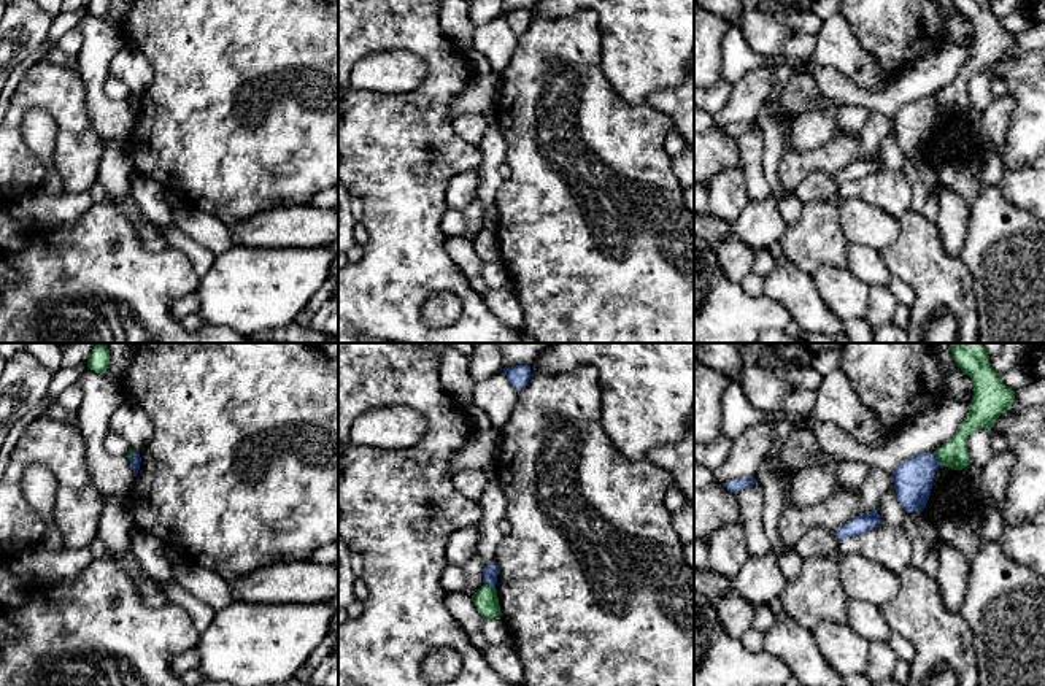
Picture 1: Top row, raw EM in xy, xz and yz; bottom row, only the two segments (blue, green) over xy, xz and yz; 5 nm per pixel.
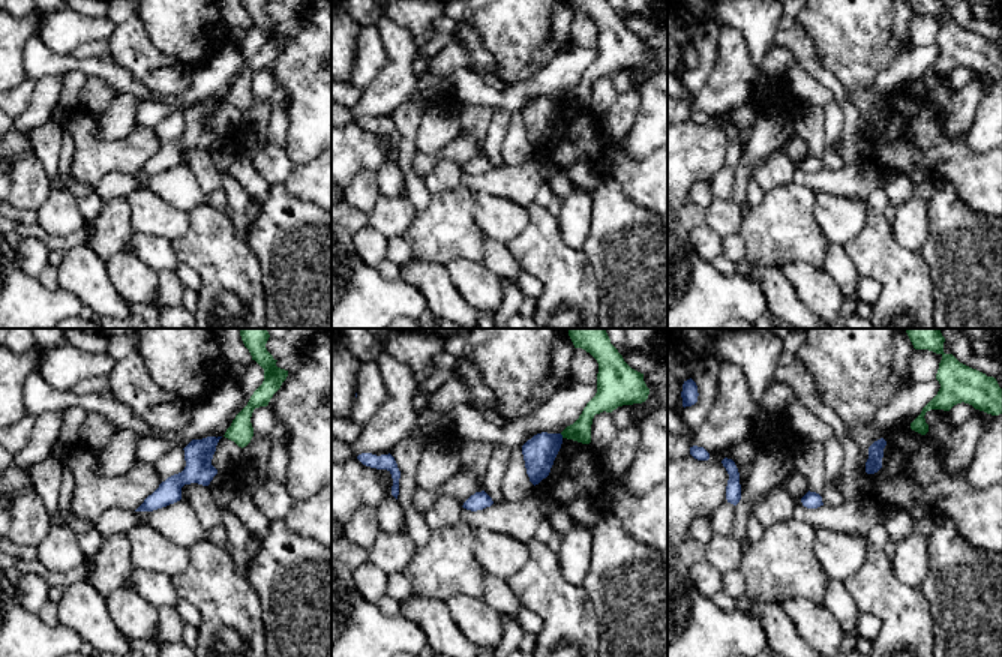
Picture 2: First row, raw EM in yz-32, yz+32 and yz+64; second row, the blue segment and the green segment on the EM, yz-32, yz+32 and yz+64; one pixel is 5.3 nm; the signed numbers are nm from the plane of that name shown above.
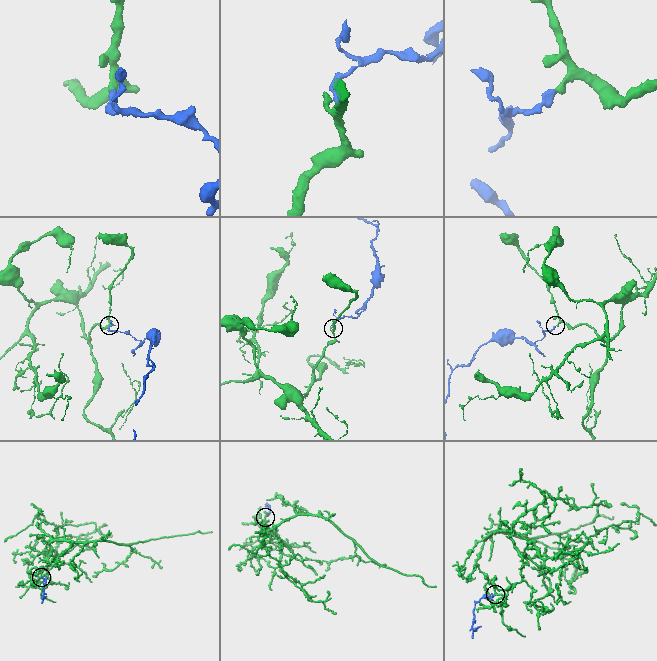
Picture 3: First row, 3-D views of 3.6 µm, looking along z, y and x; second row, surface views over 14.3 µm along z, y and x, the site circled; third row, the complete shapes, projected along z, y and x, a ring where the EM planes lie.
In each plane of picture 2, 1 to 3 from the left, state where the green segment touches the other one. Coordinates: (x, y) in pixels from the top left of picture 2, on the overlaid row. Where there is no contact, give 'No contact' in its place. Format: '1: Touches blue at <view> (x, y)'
1: No contact
2: Touches blue at yz+32 (561, 435)
3: No contact

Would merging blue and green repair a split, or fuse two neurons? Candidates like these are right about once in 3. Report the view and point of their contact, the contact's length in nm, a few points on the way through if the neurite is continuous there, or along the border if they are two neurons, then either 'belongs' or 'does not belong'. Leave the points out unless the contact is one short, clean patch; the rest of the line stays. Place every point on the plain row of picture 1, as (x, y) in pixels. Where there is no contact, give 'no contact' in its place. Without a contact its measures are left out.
contact yz (936, 102); length 80 nm; border yz (934, 96), (940, 108); does not belong

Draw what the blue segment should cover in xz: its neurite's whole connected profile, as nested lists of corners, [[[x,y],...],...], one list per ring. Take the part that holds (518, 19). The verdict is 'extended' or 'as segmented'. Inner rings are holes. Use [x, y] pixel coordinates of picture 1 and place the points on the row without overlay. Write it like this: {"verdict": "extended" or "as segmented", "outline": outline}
{"verdict": "as segmented", "outline": [[[511,10],[503,13],[510,29],[521,35],[530,24],[530,10]]]}

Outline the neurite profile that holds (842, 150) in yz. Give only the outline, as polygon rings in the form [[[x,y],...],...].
[[[789,118],[783,125],[783,157],[778,164],[778,178],[789,192],[794,192],[813,172],[824,172],[835,178],[842,168],[861,159],[859,135],[837,133],[813,149],[792,149],[791,125]]]

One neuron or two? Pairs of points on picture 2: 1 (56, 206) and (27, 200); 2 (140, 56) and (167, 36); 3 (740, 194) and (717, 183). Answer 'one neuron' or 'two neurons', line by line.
1: two neurons
2: two neurons
3: two neurons

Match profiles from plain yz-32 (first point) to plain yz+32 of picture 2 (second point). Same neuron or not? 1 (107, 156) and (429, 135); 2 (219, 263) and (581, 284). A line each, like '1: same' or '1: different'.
1: different
2: same

